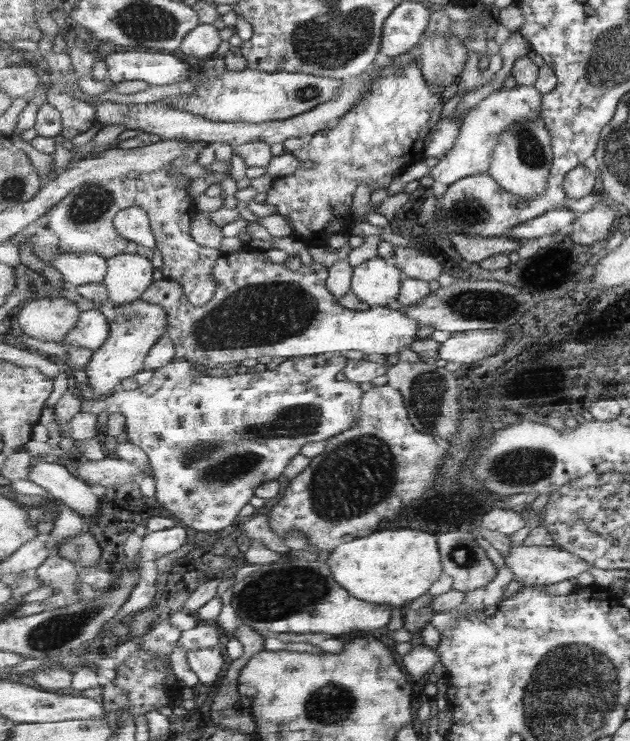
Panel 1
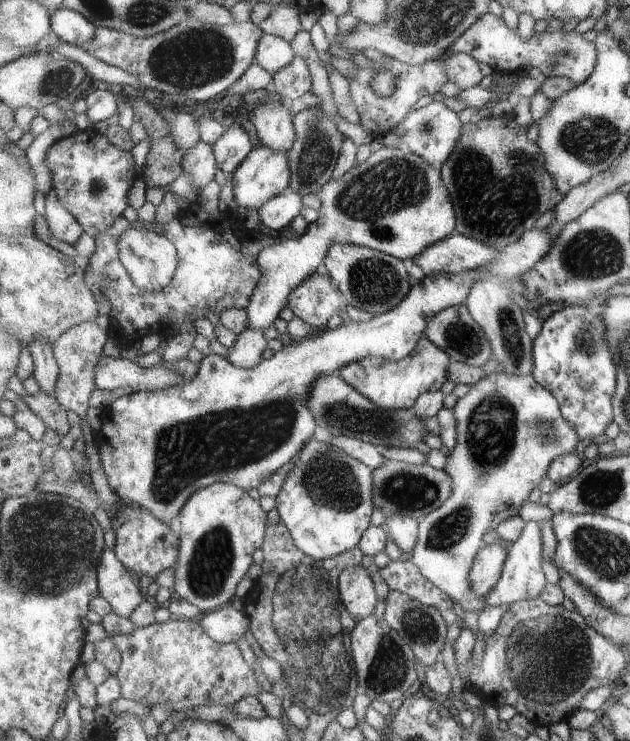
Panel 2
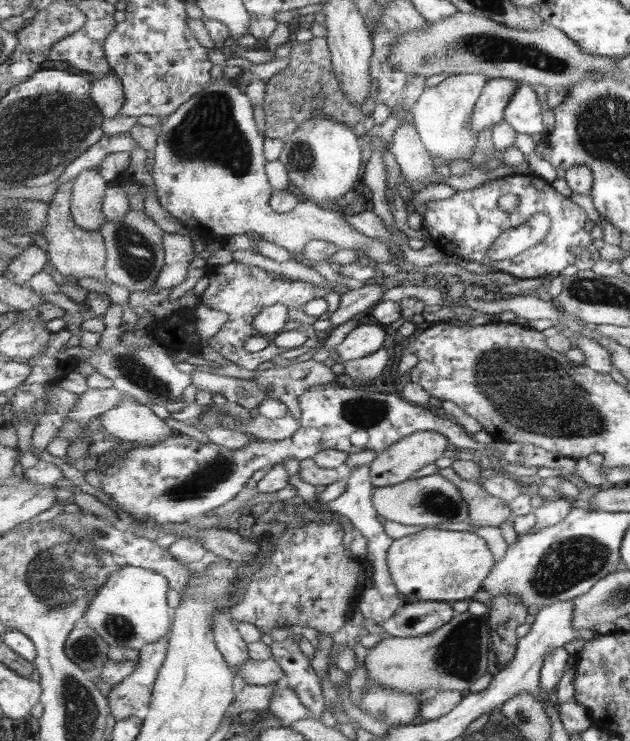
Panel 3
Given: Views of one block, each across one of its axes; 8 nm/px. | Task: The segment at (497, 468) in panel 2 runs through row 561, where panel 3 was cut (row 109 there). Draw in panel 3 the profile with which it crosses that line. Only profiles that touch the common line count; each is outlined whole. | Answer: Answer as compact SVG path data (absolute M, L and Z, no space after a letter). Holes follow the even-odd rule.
M453 74L438 85L425 89L413 107L414 123L421 135L421 140L435 158L447 160L445 162L447 166L453 160L459 160L459 158L467 160L475 154L477 135L473 133L471 118L487 81L489 76L485 74Z

